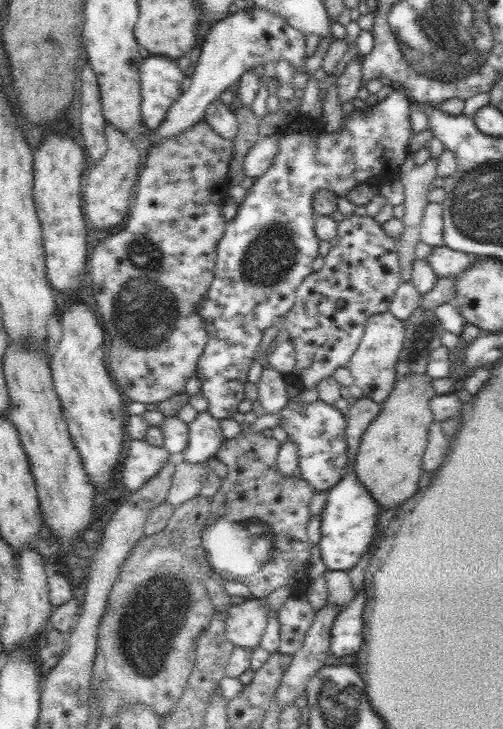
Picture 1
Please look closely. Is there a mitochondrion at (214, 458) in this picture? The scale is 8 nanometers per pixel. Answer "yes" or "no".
no

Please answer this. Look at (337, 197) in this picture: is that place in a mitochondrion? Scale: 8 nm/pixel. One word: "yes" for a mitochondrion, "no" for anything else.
no

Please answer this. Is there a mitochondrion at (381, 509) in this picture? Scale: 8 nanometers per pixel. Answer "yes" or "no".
no

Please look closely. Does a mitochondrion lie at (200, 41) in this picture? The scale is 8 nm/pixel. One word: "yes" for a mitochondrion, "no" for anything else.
no

